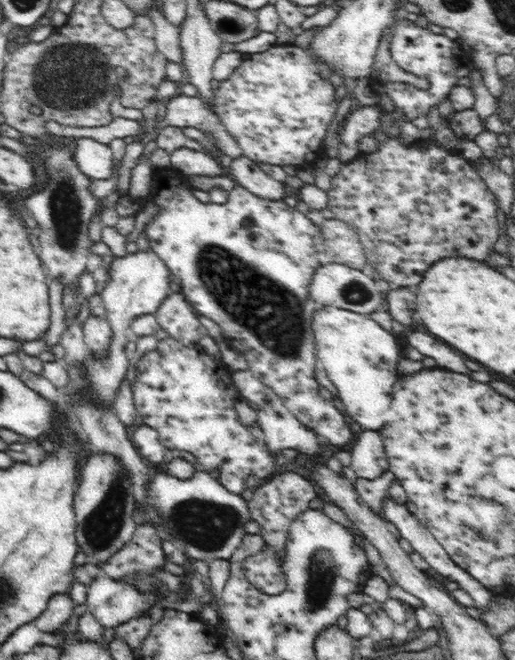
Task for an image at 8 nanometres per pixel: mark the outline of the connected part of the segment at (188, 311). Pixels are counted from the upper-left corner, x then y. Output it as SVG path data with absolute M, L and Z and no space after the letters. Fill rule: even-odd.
M176 288L160 303L154 315L159 328L183 346L194 347L200 340L198 313Z

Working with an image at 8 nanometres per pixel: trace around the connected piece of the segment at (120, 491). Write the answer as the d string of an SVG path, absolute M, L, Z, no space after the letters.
M95 452L81 471L82 480L73 498L77 522L76 544L79 551L86 554L88 562L101 566L131 541L137 527L132 513L140 507L139 493L130 479L130 473L111 454Z

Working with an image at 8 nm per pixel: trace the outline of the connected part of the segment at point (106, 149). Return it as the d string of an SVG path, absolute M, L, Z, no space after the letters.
M93 138L77 140L74 159L80 171L93 180L108 180L117 170L117 163L109 145Z

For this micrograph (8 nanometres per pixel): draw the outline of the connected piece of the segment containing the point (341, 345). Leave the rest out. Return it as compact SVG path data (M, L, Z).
M326 306L314 314L312 330L318 367L327 373L338 389L338 398L347 414L365 430L381 431L389 421L390 394L398 378L400 354L403 354L396 338L368 316L356 314L354 318L354 312L332 306Z

